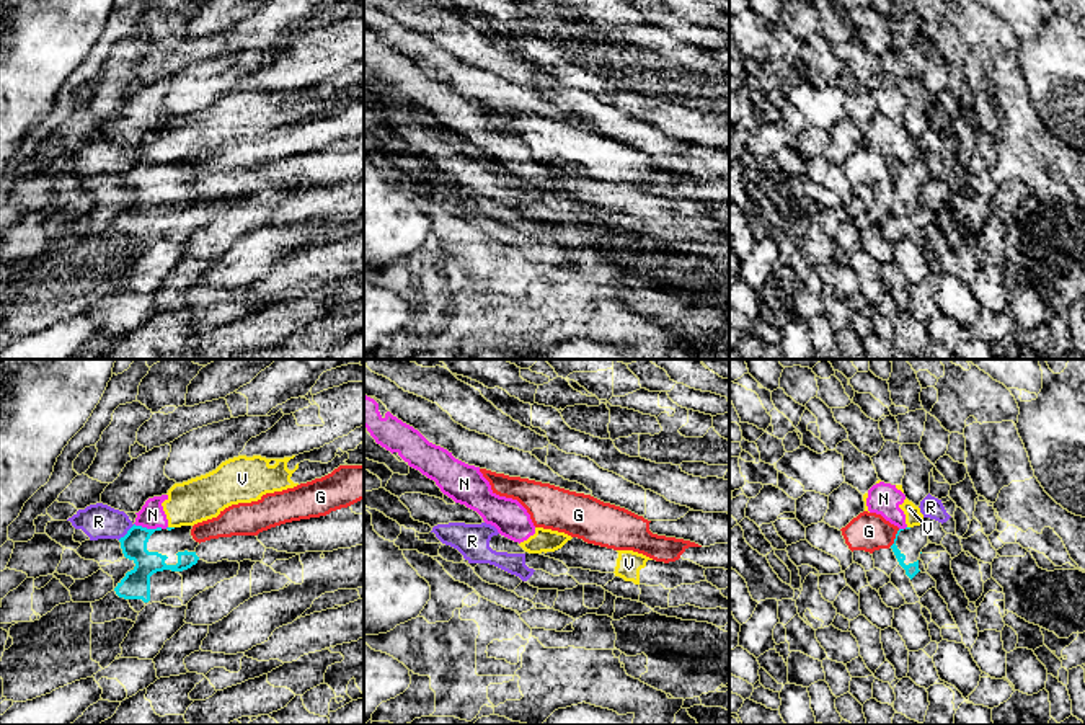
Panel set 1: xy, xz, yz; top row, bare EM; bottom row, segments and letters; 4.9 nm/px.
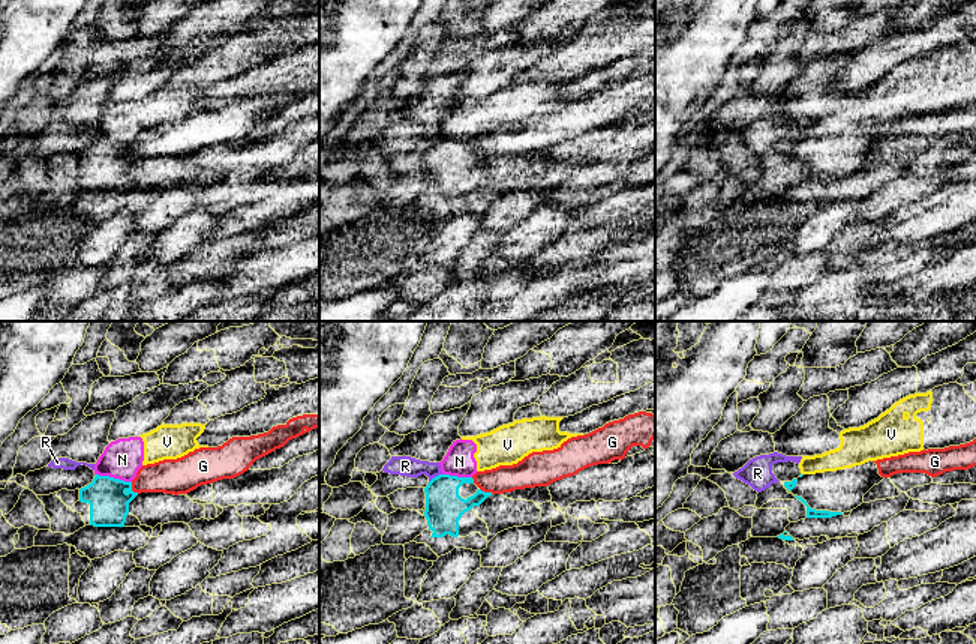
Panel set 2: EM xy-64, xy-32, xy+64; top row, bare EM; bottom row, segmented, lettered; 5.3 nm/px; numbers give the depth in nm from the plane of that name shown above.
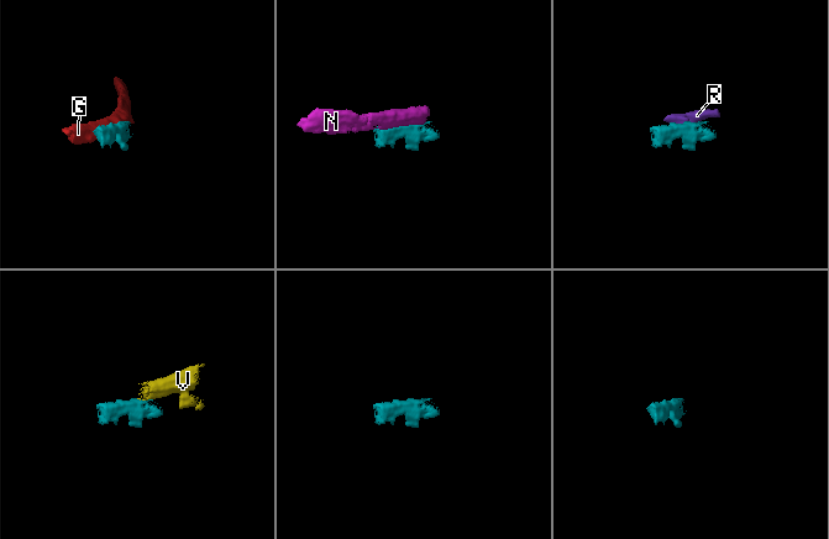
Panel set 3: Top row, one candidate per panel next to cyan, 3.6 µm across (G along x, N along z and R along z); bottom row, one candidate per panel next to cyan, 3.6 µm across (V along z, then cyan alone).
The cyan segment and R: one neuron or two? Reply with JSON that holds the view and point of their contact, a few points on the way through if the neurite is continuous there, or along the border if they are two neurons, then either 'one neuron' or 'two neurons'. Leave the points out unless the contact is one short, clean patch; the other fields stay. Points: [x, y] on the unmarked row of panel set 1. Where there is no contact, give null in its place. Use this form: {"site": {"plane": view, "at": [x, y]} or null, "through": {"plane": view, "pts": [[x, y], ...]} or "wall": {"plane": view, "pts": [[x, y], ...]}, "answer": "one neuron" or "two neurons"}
{"site": {"plane": "xy", "at": [128, 167]}, "wall": {"plane": "xy", "pts": [[134, 159], [118, 173]]}, "answer": "two neurons"}

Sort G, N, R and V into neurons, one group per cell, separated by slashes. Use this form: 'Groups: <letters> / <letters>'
Groups: G / N / R / V

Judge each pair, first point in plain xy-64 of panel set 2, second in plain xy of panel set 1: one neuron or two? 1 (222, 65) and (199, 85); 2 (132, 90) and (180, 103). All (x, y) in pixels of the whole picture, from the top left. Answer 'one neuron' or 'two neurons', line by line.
1: two neurons
2: one neuron

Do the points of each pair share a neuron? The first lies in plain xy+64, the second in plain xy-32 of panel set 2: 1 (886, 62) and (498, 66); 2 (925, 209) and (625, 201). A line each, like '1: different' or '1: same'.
1: same
2: different

